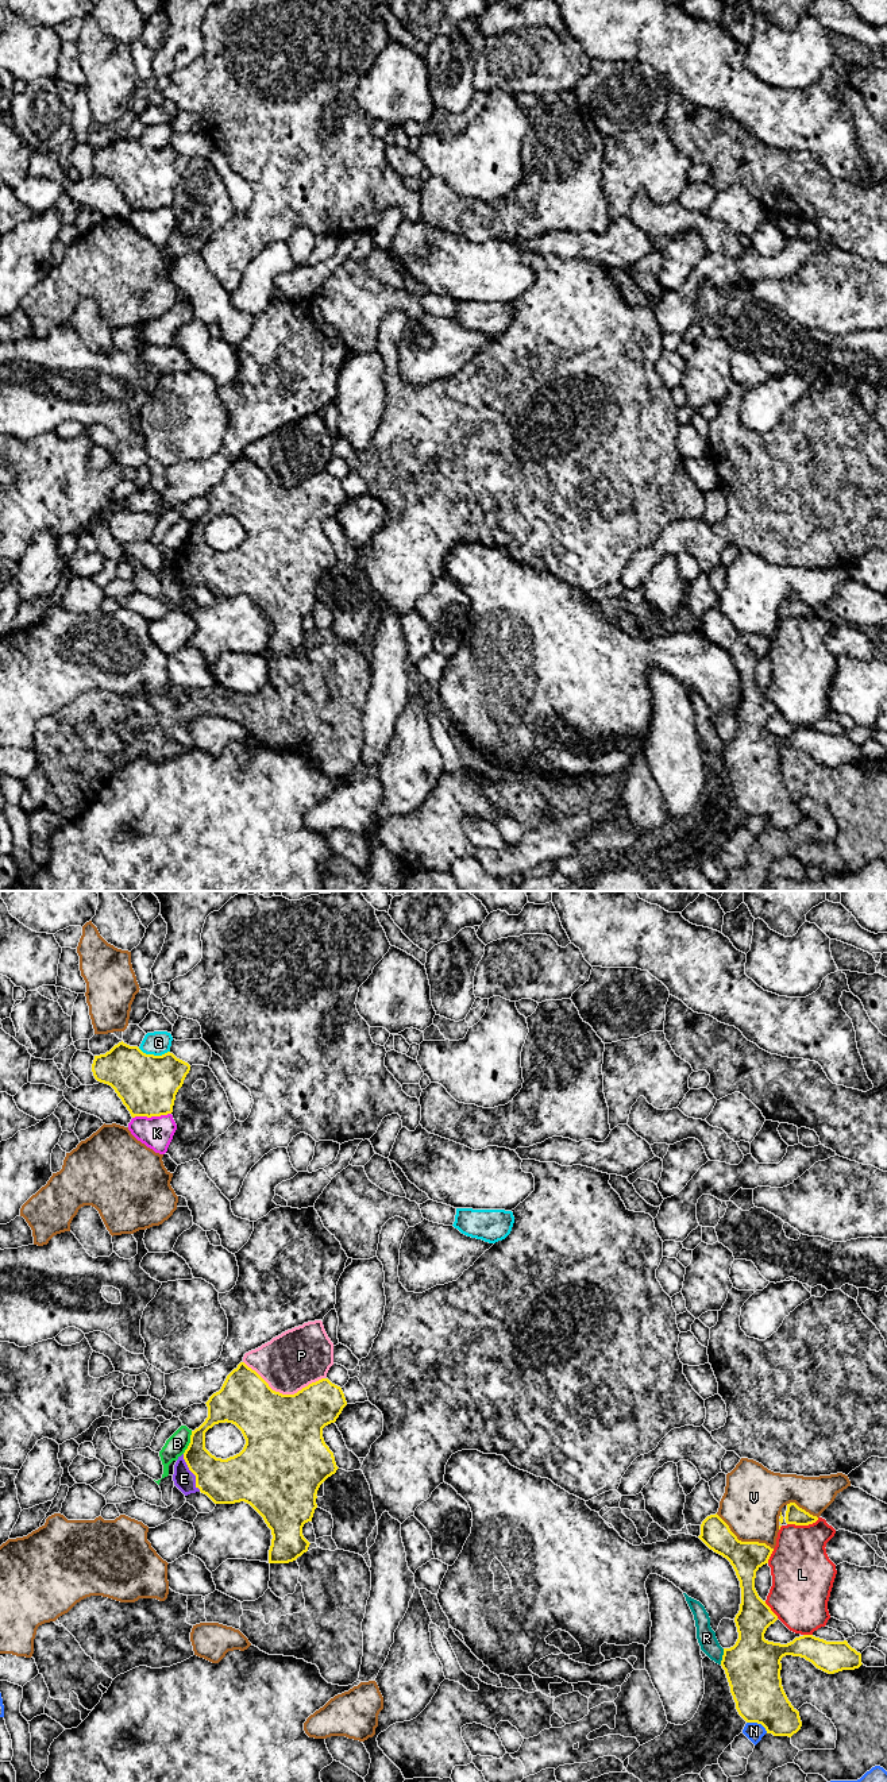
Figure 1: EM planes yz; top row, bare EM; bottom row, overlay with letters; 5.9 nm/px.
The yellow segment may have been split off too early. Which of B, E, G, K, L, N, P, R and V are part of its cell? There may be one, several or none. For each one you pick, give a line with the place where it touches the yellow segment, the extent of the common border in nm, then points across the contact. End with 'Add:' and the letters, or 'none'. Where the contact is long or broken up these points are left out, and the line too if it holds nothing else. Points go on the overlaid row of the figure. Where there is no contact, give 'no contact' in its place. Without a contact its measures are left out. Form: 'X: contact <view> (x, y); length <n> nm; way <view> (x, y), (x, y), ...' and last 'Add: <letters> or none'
E: contact yz (192, 1472); length 240 nm
Add: E

